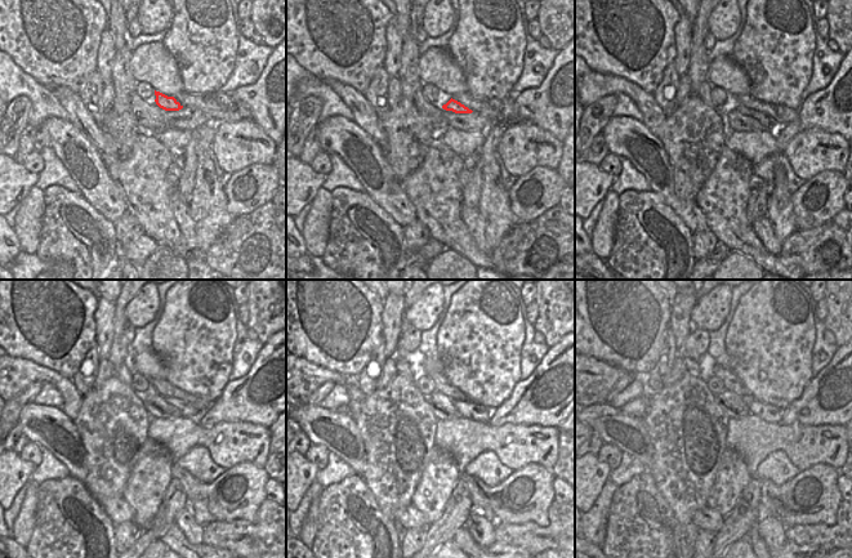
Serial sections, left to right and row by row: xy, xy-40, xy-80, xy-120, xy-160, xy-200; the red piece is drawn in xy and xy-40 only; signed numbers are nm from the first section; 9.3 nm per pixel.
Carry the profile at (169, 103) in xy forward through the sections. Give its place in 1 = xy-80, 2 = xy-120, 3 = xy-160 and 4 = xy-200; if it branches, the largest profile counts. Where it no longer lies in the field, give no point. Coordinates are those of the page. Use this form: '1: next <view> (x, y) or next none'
1: next xy-80 (766, 121)
2: next xy-120 (186, 410)
3: next xy-160 (478, 413)
4: next xy-200 (767, 413)

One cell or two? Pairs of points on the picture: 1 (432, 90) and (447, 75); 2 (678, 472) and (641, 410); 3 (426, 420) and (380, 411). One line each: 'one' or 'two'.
1: two
2: two
3: one

